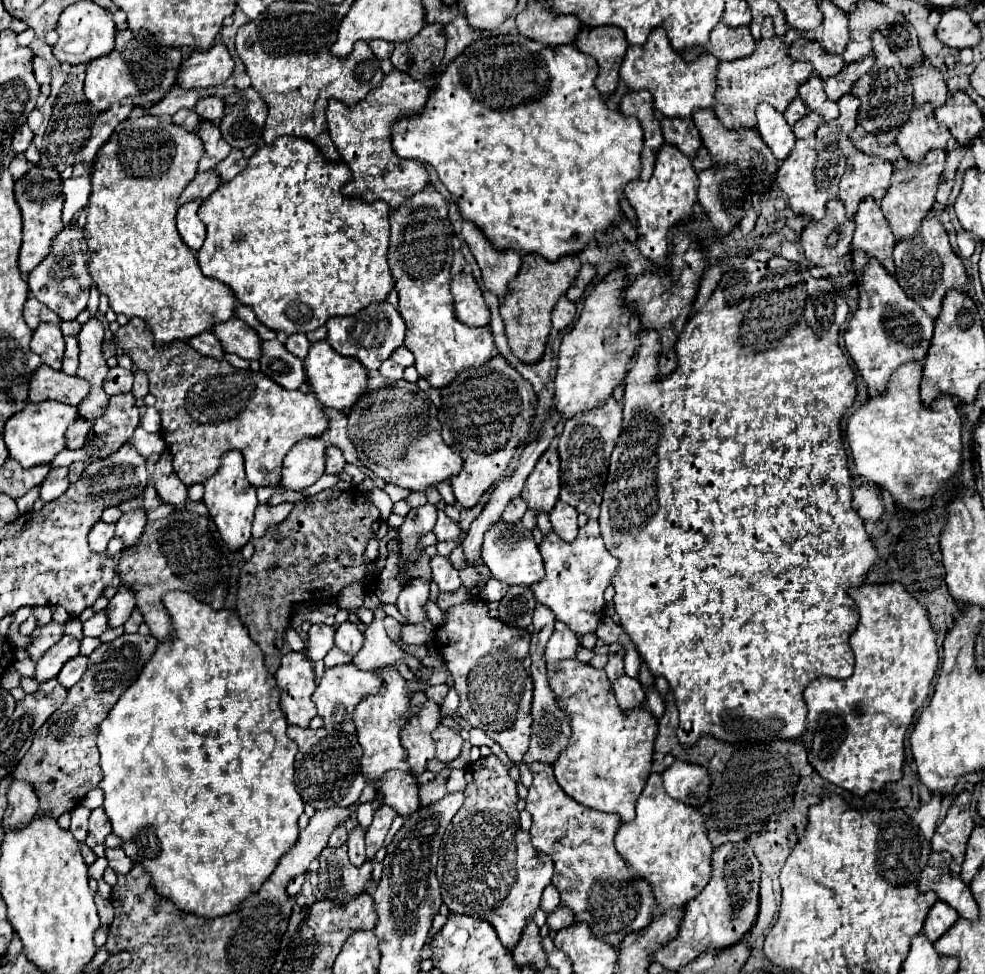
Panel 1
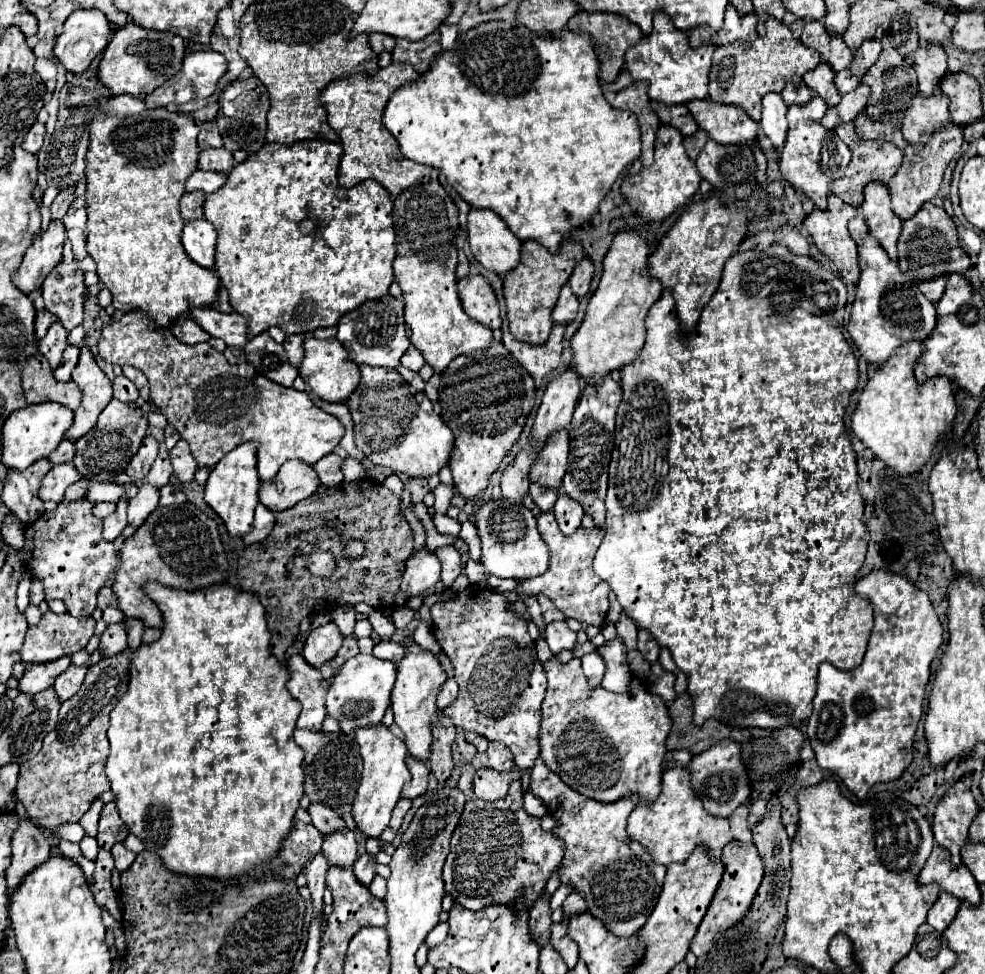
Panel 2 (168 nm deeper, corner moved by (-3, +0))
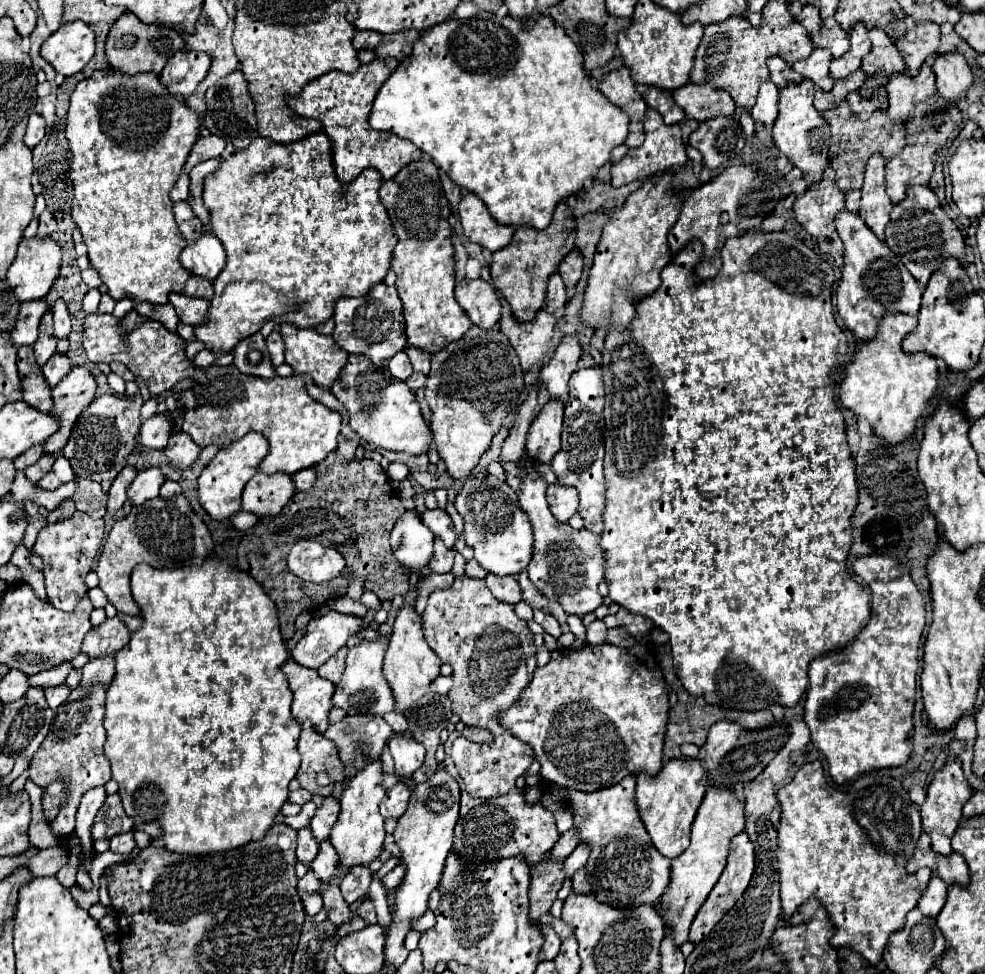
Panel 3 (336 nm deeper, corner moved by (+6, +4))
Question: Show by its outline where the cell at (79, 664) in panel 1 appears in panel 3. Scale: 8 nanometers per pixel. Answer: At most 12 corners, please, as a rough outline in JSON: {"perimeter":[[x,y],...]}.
{"perimeter":[[62,686],[44,688],[48,706],[54,710],[68,700],[70,690]]}

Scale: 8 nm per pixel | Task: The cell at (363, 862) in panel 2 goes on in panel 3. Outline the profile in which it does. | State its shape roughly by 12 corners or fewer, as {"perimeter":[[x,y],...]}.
{"perimeter":[[356,866],[340,882],[342,896],[354,904],[366,896],[372,874]]}

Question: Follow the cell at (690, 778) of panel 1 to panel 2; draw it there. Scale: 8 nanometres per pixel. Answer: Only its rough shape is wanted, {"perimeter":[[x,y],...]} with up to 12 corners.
{"perimeter":[[721,740],[691,758],[691,788],[713,816],[749,798],[741,748]]}

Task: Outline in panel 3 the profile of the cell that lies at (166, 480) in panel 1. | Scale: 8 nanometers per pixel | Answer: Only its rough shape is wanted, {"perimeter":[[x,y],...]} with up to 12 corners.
{"perimeter":[[174,432],[166,446],[172,466],[186,468],[202,448],[184,432]]}

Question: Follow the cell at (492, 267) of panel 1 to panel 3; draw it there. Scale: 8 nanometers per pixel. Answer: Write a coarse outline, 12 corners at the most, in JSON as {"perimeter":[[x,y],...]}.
{"perimeter":[[464,194],[464,234],[490,252],[514,234],[490,216],[476,194]]}

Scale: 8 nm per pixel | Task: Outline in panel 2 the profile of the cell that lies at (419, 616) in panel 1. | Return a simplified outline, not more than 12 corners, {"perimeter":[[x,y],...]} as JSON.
{"perimeter":[[425,548],[405,562],[401,590],[425,596],[439,580],[441,564]]}

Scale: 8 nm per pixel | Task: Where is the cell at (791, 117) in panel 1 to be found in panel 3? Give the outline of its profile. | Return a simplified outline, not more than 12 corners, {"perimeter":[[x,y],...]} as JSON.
{"perimeter":[[778,56],[768,60],[770,80],[778,88],[788,80],[800,82],[802,76]]}

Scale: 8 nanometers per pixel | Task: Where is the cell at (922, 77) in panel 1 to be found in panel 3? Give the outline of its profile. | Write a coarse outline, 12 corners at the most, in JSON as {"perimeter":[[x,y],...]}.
{"perimeter":[[916,22],[898,38],[910,76],[936,52],[940,26]]}

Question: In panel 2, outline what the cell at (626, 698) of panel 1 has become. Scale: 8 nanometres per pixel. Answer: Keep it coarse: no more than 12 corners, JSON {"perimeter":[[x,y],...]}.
{"perimeter":[[619,638],[603,644],[607,664],[601,686],[629,690],[633,676],[625,644]]}

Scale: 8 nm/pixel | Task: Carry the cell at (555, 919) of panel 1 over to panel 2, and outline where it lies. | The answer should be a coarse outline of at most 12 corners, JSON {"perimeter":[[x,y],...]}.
{"perimeter":[[569,894],[563,914],[573,916],[587,910],[581,894]]}

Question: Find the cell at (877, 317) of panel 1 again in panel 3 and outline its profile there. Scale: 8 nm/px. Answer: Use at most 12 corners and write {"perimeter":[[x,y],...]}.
{"perimeter":[[856,212],[836,214],[836,304],[868,340],[884,312],[916,316],[922,288]]}

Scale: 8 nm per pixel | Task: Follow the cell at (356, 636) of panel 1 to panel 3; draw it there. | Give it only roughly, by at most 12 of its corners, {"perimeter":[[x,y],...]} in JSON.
{"perimeter":[[340,648],[318,674],[330,682],[340,682],[348,648]]}

